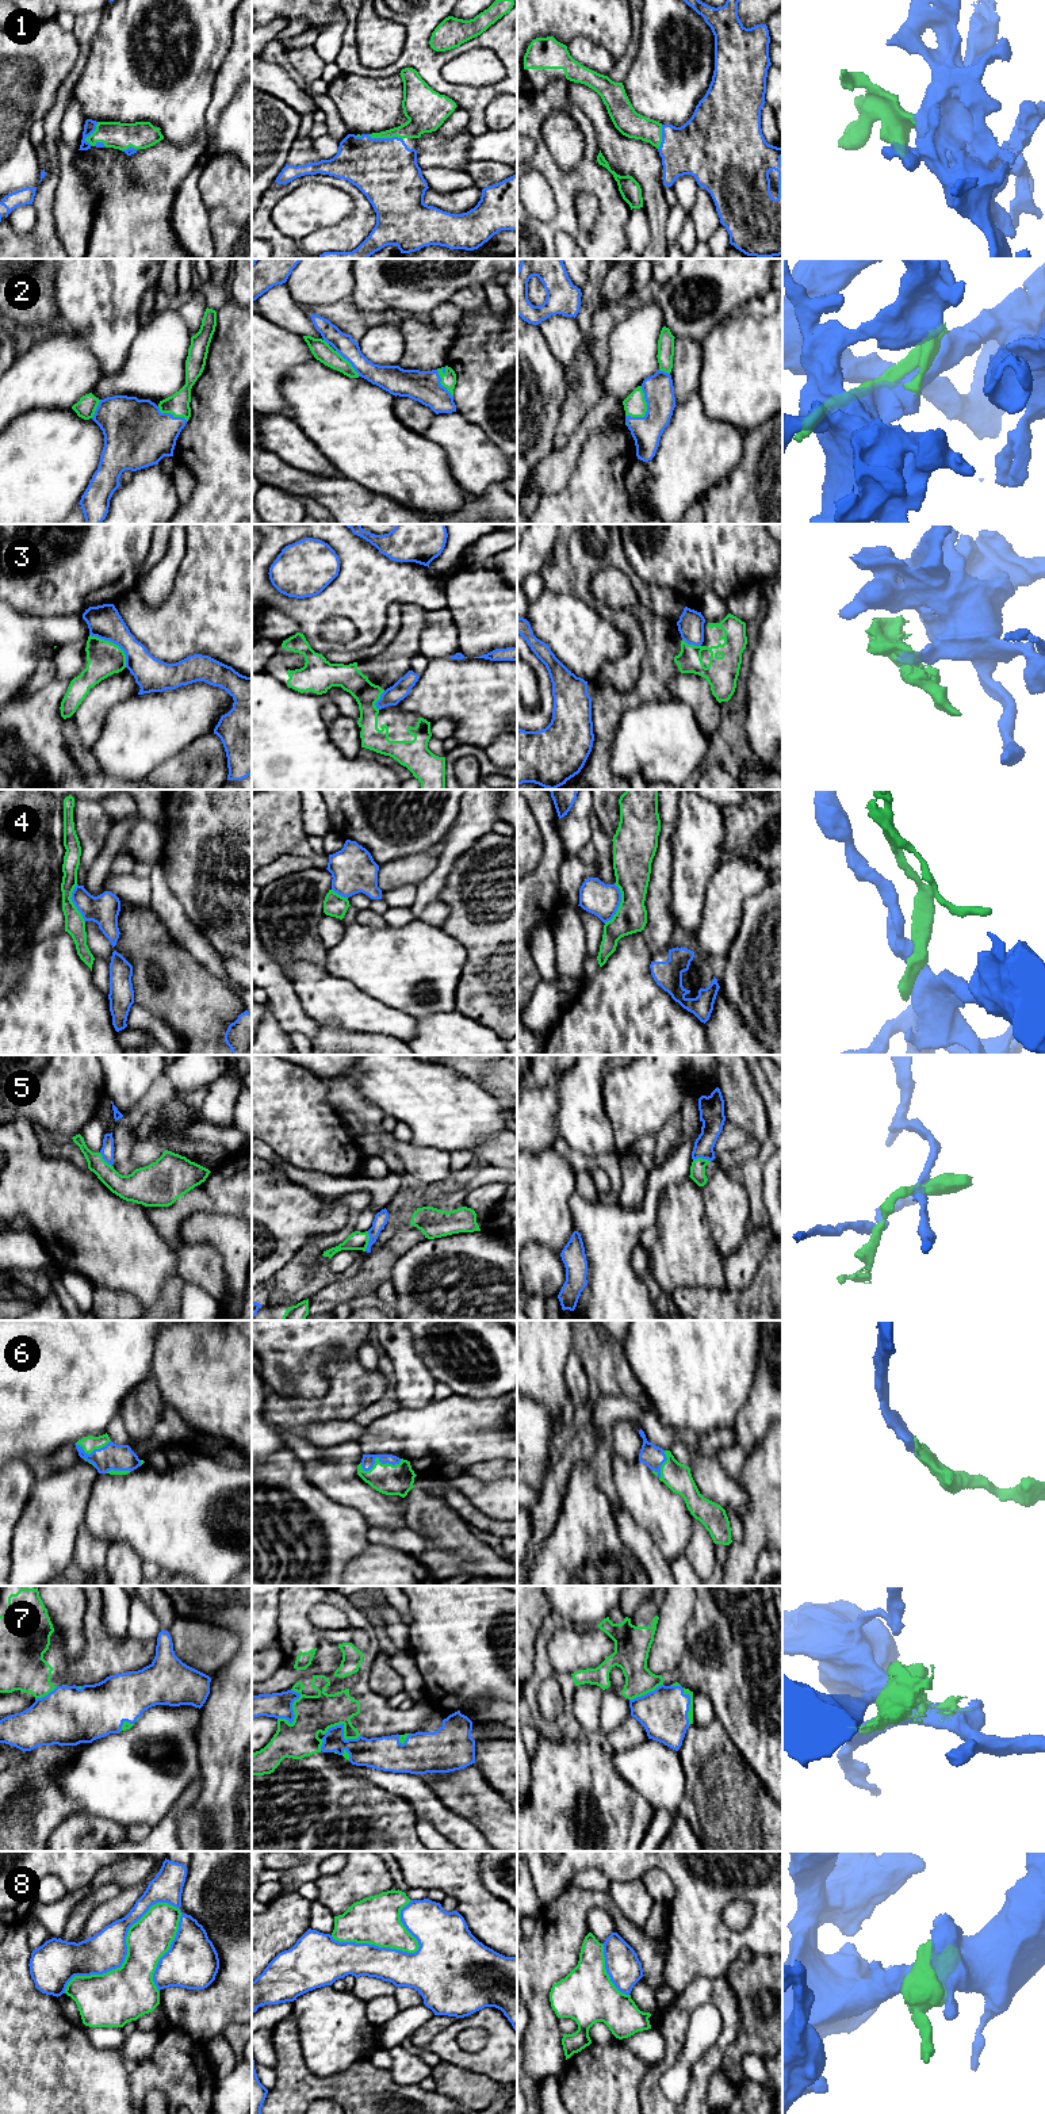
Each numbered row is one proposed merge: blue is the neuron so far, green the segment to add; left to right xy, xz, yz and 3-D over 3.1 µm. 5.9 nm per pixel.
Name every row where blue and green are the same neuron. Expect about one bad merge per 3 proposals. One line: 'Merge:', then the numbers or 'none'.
Merge: 1, 6, 7

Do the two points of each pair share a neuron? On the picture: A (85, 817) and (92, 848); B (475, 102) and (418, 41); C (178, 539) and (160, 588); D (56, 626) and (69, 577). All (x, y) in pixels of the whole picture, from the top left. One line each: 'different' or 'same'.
A: same
B: same
C: same
D: different

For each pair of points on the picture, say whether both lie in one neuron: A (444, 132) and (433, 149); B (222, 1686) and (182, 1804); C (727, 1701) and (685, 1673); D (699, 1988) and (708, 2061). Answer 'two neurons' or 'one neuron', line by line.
A: two neurons
B: two neurons
C: one neuron
D: one neuron

